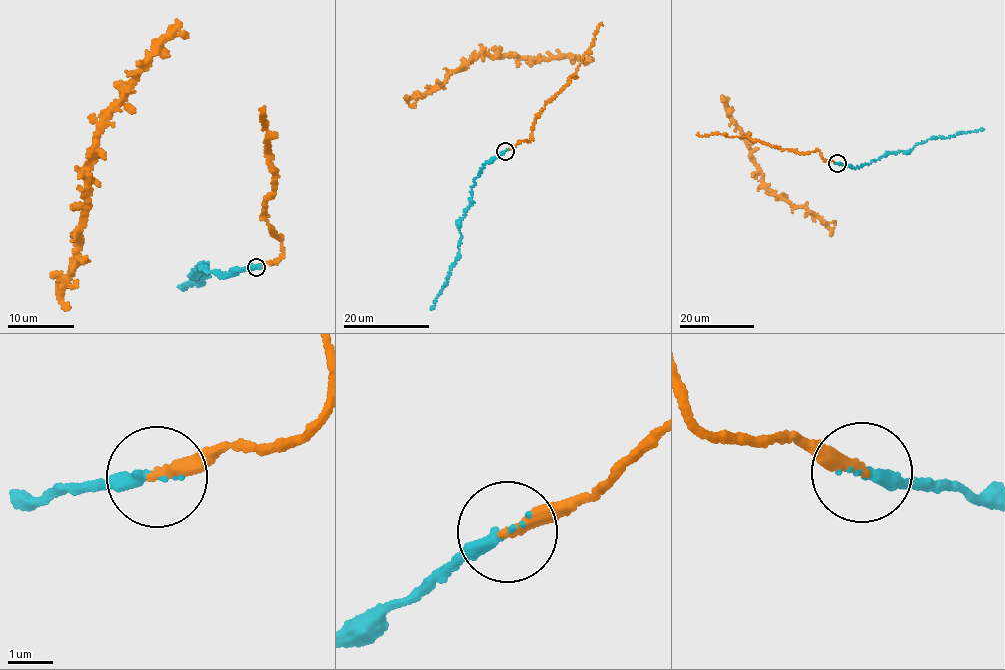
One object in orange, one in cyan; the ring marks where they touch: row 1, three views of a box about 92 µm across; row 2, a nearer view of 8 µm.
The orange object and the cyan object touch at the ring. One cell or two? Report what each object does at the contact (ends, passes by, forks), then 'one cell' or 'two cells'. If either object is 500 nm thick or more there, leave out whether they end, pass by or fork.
orange ends | cyan ends | one cell

